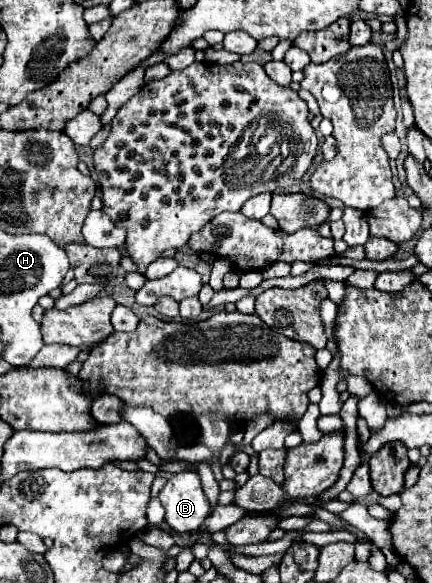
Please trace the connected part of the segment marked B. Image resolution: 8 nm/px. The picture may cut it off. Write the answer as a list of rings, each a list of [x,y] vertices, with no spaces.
[[[189,471],[171,475],[159,493],[159,501],[165,509],[167,525],[177,533],[197,531],[211,513],[199,475]]]

